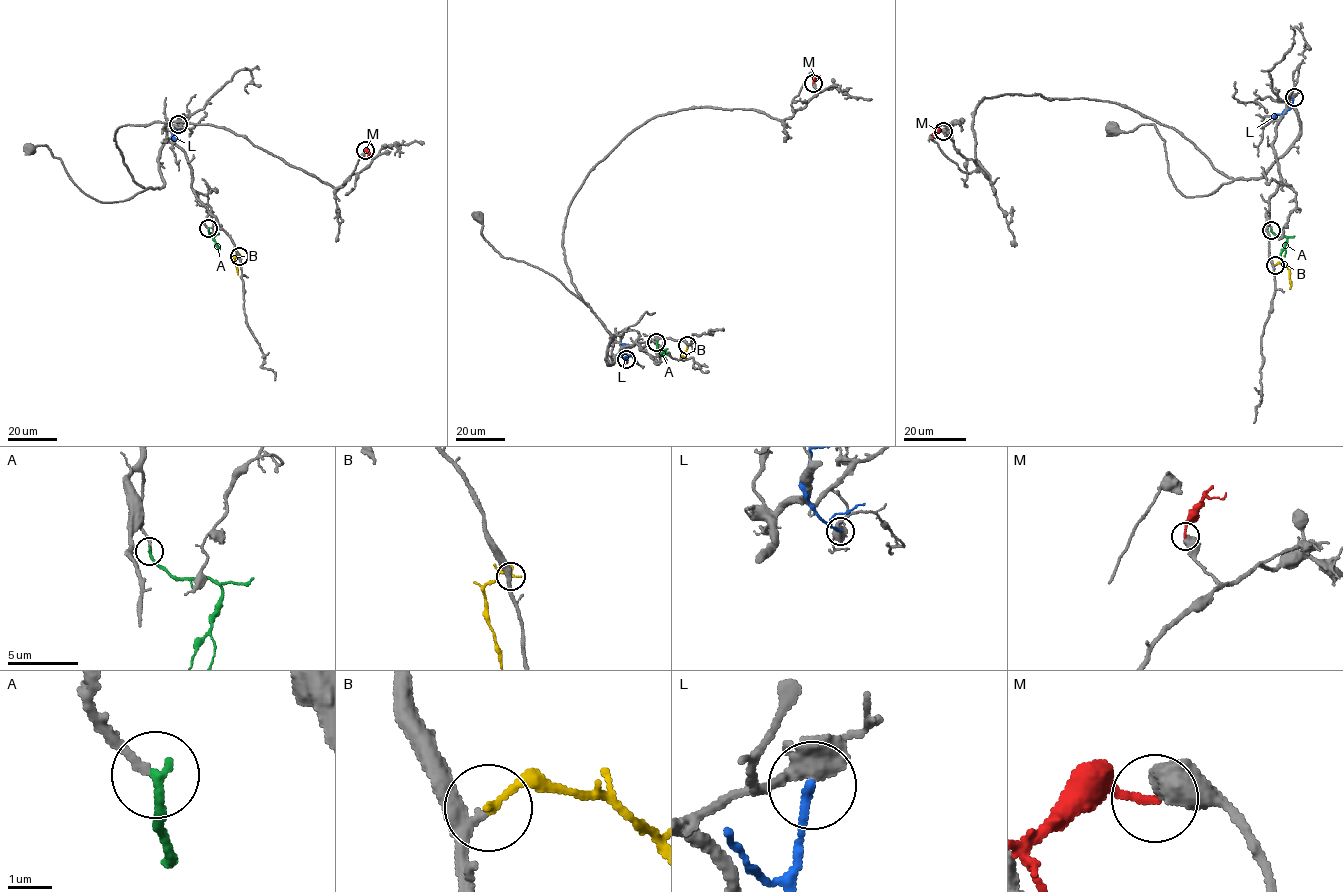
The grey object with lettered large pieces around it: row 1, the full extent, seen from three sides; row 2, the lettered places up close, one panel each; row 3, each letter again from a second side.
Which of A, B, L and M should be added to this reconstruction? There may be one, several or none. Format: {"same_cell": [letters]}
{"same_cell": ["A", "B"]}

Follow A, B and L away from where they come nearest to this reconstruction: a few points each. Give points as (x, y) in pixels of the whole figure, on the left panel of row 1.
A: (208, 228), (219, 249)
B: (239, 256), (234, 258), (238, 274)
L: (178, 124), (172, 136), (180, 140)

